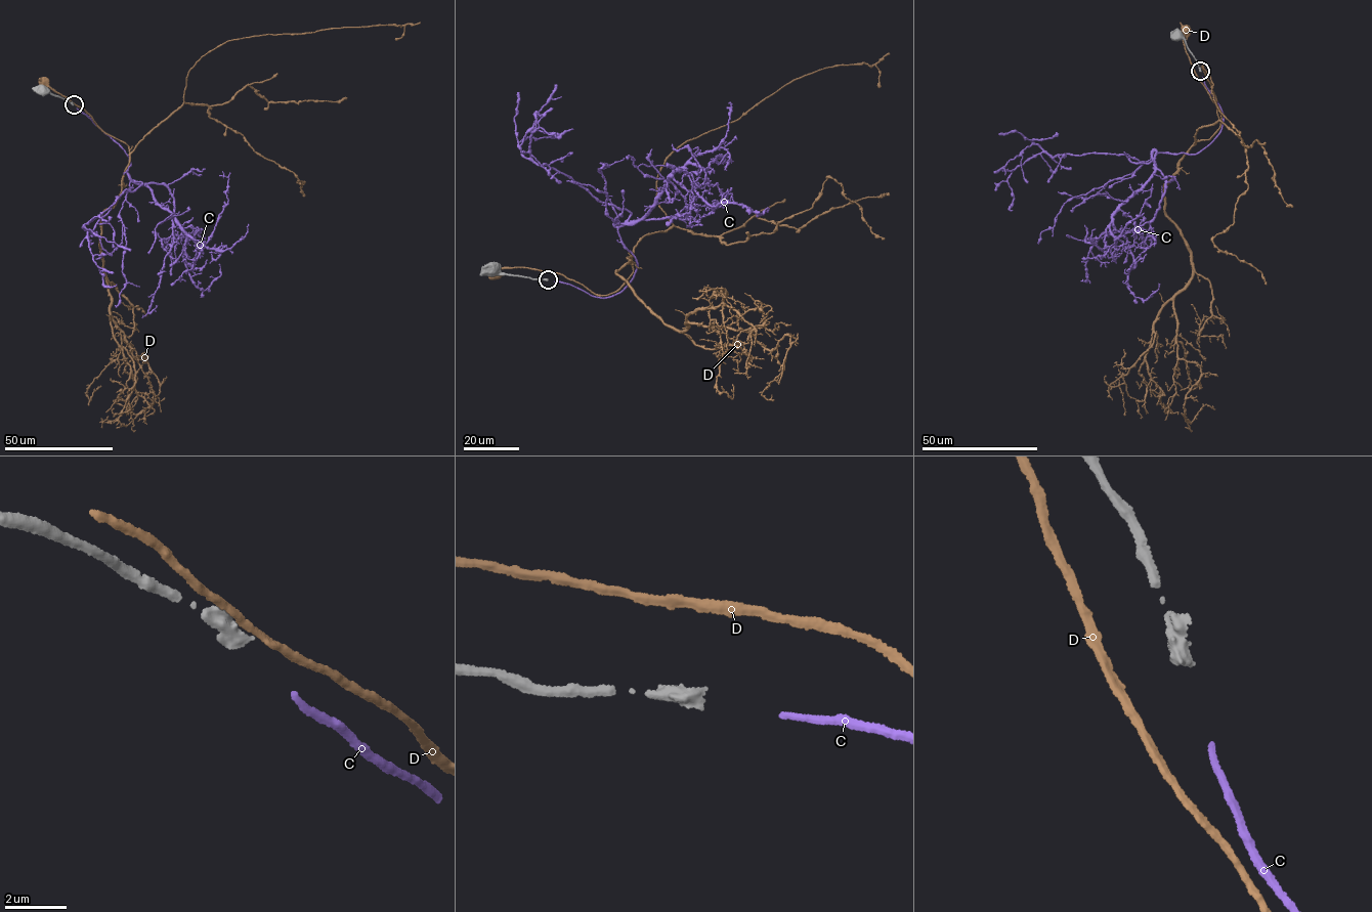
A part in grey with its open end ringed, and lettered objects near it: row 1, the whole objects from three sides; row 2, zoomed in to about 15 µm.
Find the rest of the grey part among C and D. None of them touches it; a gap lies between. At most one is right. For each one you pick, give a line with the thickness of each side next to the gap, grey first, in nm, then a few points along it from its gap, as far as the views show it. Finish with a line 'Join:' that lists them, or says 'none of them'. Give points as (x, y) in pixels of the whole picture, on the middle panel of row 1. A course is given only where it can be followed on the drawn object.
Join: none of them

